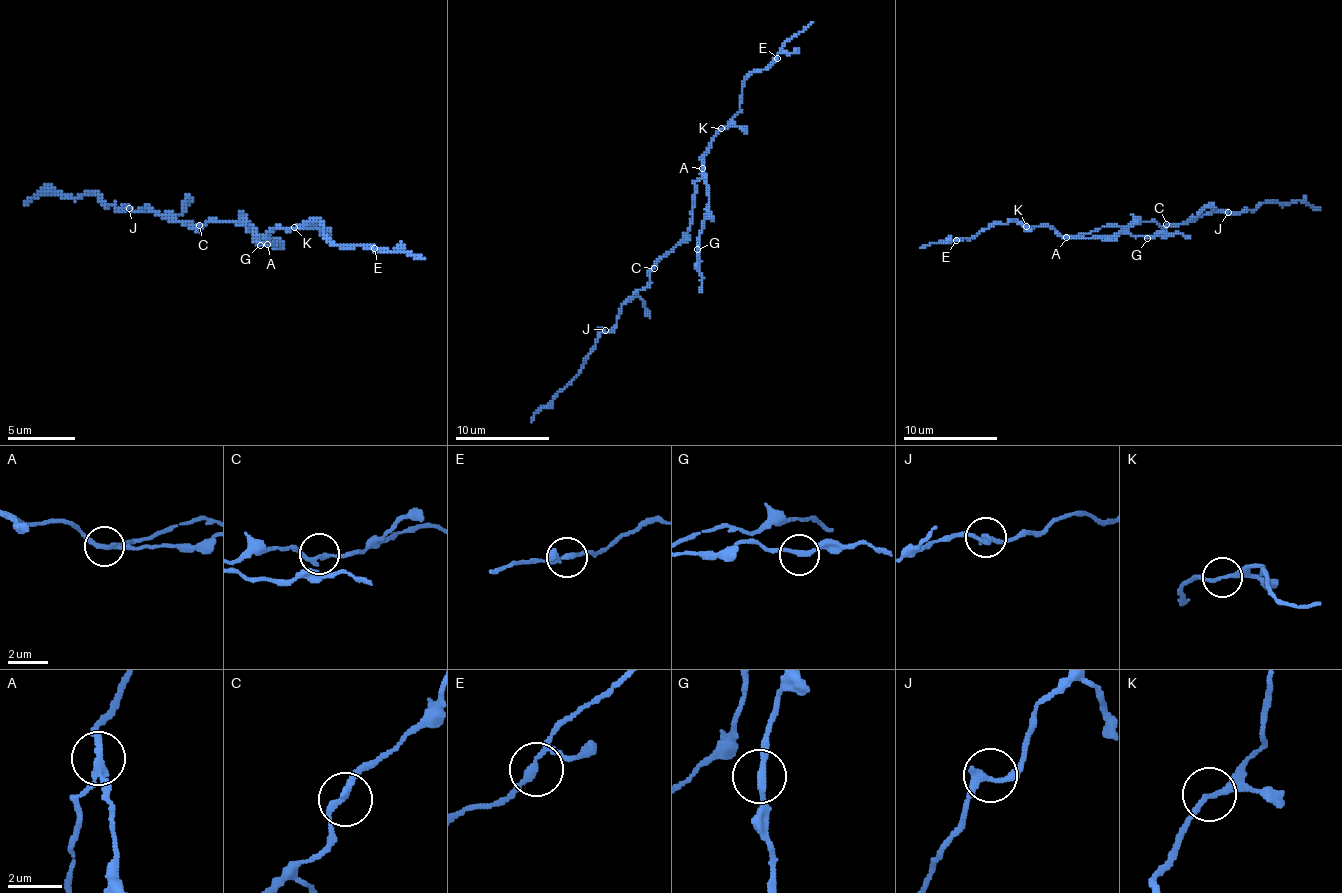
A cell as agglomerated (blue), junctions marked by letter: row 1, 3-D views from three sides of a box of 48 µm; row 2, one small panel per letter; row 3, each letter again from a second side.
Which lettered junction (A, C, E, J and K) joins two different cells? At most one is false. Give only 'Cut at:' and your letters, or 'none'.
Cut at: A

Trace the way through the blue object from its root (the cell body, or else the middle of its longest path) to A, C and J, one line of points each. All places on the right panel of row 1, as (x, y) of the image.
A: (1126, 226), (1102, 226), (1067, 238)
C: (1126, 226), (1140, 222), (1157, 222), (1162, 226), (1166, 224)
J: (1126, 226), (1140, 222), (1157, 222), (1162, 226), (1169, 226), (1192, 222), (1211, 212), (1230, 214), (1228, 212)

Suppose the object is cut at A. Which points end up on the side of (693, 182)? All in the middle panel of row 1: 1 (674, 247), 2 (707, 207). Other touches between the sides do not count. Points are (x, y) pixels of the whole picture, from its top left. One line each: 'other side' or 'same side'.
1: same side
2: other side

